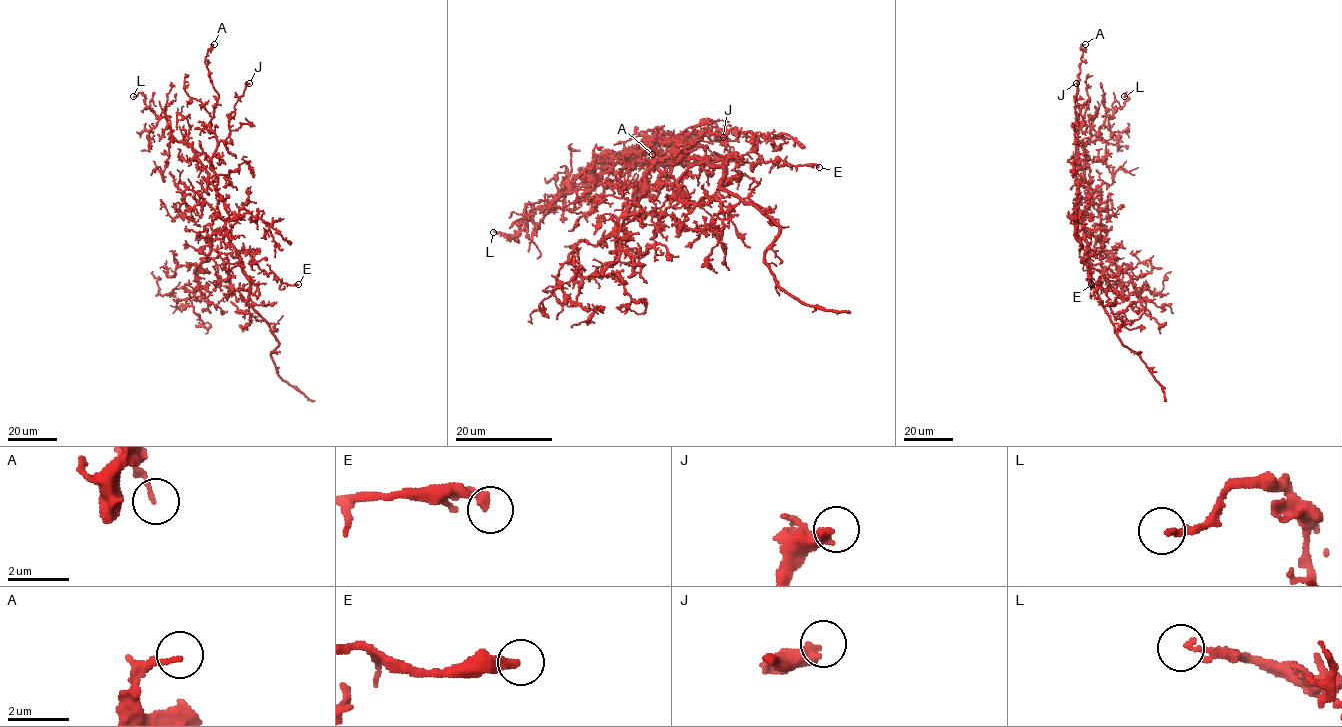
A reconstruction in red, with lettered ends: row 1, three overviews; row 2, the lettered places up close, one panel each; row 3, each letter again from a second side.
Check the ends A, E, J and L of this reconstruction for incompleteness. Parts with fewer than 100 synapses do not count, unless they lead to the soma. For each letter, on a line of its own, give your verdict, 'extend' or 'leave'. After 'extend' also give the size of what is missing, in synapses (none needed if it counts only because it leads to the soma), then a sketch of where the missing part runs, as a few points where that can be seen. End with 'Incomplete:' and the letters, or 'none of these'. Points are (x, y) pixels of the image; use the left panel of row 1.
A: leave
E: leave
J: leave
L: leave
Incomplete: none of these

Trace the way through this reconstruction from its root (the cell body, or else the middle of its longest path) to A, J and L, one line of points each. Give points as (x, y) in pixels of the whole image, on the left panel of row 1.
A: (230, 240), (228, 212), (211, 163), (217, 145), (211, 119), (219, 94), (205, 57), (214, 44)
J: (230, 240), (225, 226), (228, 212), (217, 192), (211, 158), (217, 144), (228, 136), (229, 115), (249, 83)
L: (230, 240), (225, 226), (228, 212), (195, 151), (173, 137), (167, 120), (147, 108), (141, 93), (133, 96)

